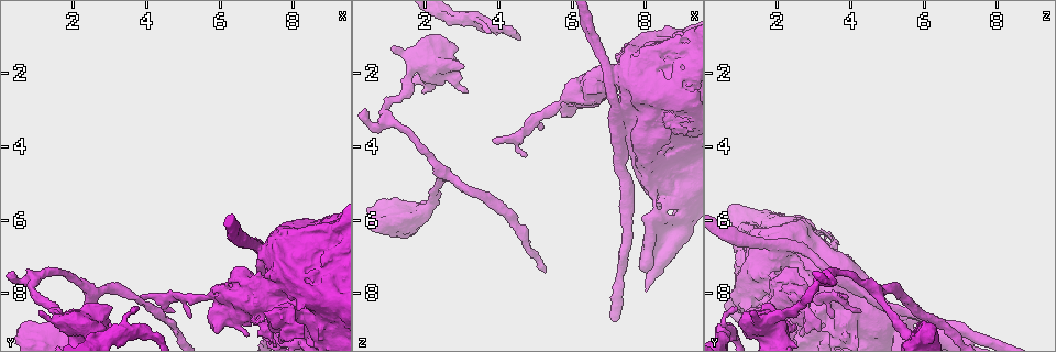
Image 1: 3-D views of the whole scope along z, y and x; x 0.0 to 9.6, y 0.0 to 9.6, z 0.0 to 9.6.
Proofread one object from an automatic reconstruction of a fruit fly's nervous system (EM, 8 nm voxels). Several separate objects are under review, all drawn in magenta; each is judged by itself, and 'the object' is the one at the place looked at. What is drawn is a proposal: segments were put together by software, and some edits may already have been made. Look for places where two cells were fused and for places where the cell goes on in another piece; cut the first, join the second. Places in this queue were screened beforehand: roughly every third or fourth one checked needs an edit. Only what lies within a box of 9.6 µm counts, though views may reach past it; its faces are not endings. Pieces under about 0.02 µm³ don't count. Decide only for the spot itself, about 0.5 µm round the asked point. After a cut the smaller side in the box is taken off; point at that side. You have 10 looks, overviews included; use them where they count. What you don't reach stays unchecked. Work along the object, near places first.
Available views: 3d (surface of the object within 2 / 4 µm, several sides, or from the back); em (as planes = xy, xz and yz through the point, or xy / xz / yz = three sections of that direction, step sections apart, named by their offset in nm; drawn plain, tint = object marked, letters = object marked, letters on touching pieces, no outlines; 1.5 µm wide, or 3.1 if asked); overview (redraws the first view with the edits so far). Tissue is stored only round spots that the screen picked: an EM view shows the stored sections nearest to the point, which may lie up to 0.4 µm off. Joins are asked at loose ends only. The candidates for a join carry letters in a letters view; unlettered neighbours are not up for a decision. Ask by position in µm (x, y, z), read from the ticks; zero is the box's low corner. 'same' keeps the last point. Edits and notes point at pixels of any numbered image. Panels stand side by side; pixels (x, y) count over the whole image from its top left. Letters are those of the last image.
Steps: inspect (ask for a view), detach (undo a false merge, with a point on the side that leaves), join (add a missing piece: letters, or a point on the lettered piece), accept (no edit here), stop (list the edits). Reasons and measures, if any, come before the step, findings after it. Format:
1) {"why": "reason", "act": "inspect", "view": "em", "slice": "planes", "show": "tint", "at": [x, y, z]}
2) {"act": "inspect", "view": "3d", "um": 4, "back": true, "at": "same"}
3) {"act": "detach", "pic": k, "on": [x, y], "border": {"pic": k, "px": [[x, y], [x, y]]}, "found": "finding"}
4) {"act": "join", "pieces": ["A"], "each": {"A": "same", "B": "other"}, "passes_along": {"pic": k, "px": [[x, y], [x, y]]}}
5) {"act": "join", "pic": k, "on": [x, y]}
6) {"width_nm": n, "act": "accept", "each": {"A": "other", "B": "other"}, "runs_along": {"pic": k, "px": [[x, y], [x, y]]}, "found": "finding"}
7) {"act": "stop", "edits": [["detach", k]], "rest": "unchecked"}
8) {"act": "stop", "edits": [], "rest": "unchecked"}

{"why": "free end", "act": "inspect", "view": "em", "slice": "planes", "show": "plain", "at": [3.75, 8.45, 1.00]}

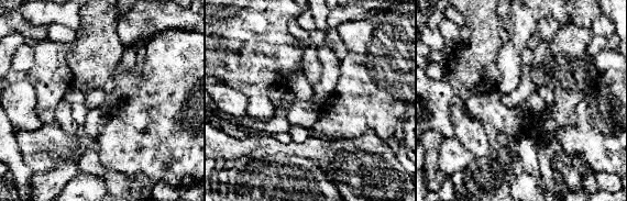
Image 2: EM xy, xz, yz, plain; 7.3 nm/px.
{"why": "see the neighbours", "act": "inspect", "view": "em", "slice": "planes", "show": "letters", "at": "same"}

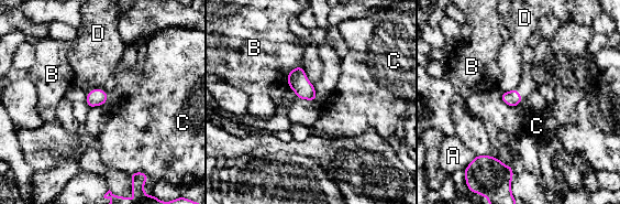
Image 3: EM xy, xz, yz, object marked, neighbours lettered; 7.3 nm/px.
{"act": "accept", "each": {"A": "other", "B": "other", "C": "other", "D": "other"}, "border": {"pic": 3, "px": [[516, 87], [504, 92]]}, "found": "none of them fits"}

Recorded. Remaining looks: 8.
{"why": "a fork", "act": "inspect", "view": "3d", "um": 4, "at": [1.00, 7.55, 3.35]}

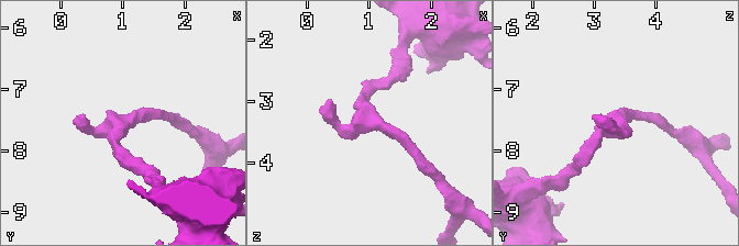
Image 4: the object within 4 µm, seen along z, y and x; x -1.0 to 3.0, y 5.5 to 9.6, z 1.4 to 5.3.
{"act": "inspect", "view": "em", "slice": "planes", "show": "tint", "at": [0.95, 7.60, 3.25]}

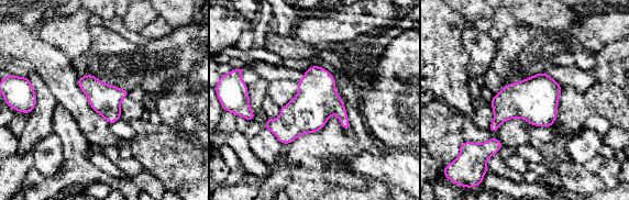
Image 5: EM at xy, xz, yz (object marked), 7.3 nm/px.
{"act": "inspect", "view": "em", "slice": "planes", "show": "letters", "at": "same"}

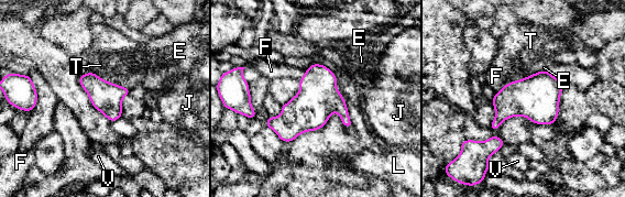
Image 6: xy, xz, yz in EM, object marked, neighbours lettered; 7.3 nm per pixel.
{"width_nm": 220, "act": "accept", "each": {"E": "other", "F": "other", "J": "other", "L": "other", "T": "other", "V": "other"}, "border": {"pic": 6, "px": [[541, 70], [517, 80]]}, "found": "one cell here"}

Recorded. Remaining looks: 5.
{"why": "an open end", "act": "inspect", "view": "em", "slice": "planes", "show": "letters", "at": [4.80, 8.45, 4.15]}

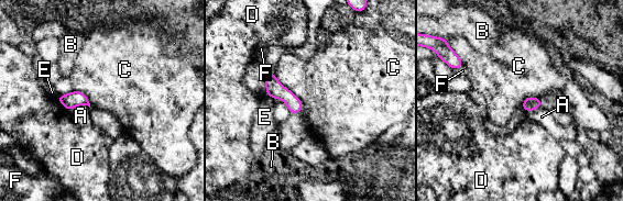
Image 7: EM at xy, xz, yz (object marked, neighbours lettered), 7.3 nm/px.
{"act": "accept", "each": {"A": "other", "B": "other", "C": "other", "D": "other", "E": "other", "F": "other"}, "border": {"pic": 7, "px": [[275, 75], [299, 99], [299, 113]]}, "found": "none of them fits"}

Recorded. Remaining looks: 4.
{"why": "closes a loop", "act": "inspect", "view": "em", "slice": "planes", "show": "tint", "at": [7.10, 8.95, 2.35]}

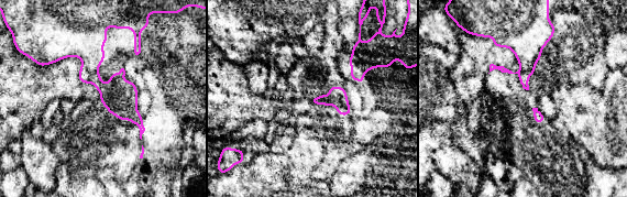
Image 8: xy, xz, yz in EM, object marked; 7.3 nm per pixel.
{"why": "see the neighbours", "act": "inspect", "view": "em", "slice": "planes", "show": "letters", "at": "same"}

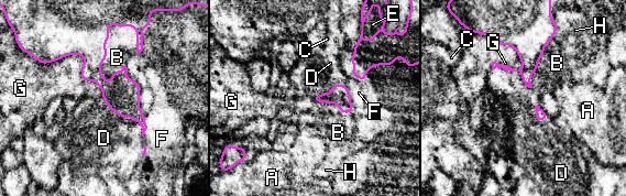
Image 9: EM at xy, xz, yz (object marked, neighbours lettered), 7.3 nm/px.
{"act": "accept", "each": {"A": "other", "B": "other", "C": "other", "D": "other", "E": "other", "F": "other", "G": "other", "H": "other"}, "border": {"pic": 9, "px": [[101, 98], [135, 120], [143, 137]]}, "found": "all the same cell"}

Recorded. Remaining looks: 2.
{"act": "stop", "edits": [], "rest": "unchecked"}

